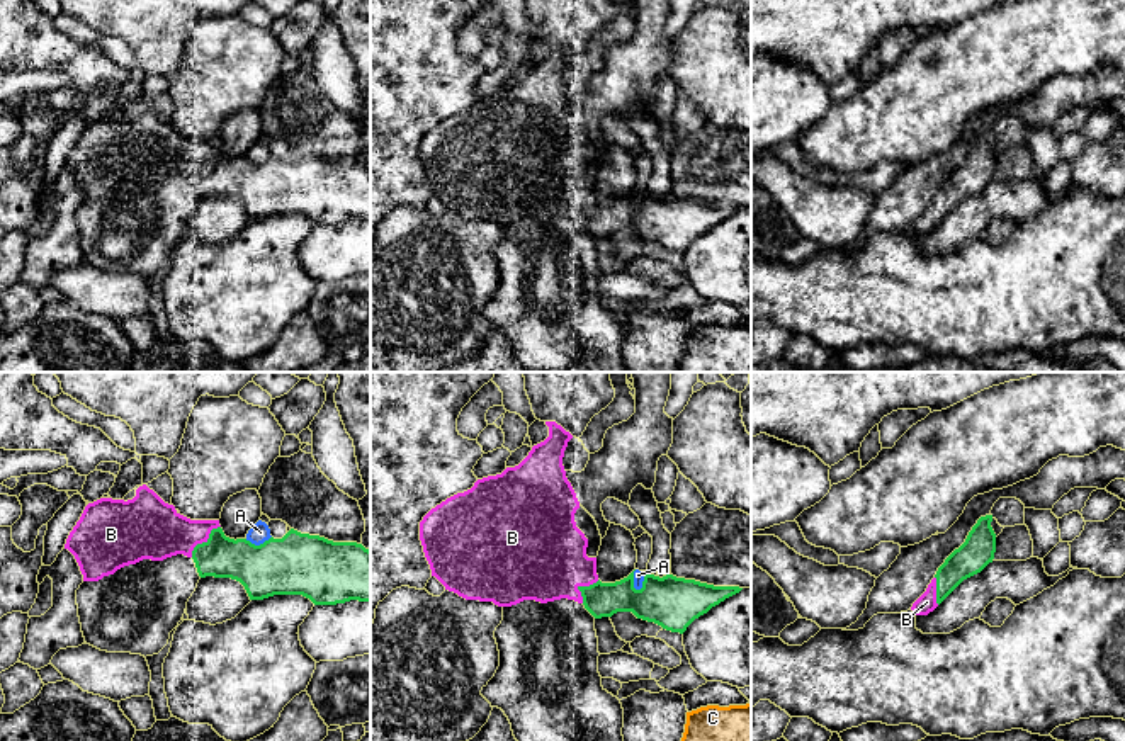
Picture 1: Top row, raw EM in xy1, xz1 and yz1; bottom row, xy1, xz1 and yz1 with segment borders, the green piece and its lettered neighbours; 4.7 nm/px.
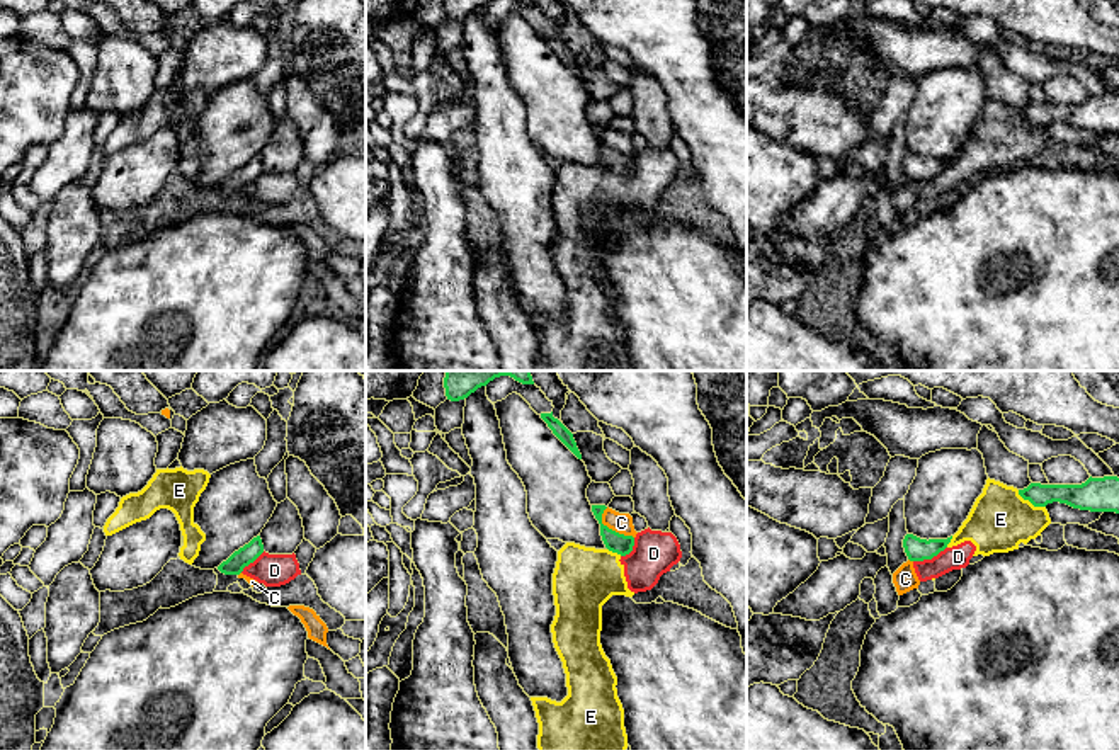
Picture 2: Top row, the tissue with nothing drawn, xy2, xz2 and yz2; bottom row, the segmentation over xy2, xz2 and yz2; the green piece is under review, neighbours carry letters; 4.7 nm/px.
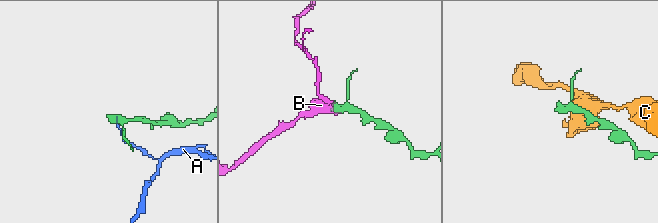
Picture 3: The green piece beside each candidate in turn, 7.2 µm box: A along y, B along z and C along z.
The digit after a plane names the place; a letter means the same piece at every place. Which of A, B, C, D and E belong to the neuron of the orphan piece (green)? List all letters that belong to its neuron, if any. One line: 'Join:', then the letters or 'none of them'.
Join: B

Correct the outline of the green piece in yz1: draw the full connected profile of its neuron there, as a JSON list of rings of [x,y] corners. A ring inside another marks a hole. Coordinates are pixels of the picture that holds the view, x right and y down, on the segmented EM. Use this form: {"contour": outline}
{"contour": [[[992,515],[981,517],[965,542],[938,568],[926,591],[913,603],[916,615],[933,612],[964,580],[981,573],[994,559]]]}

